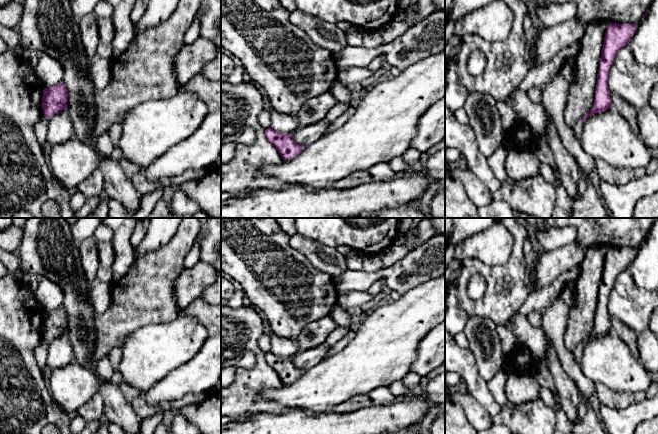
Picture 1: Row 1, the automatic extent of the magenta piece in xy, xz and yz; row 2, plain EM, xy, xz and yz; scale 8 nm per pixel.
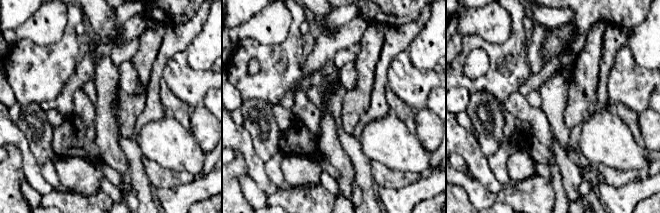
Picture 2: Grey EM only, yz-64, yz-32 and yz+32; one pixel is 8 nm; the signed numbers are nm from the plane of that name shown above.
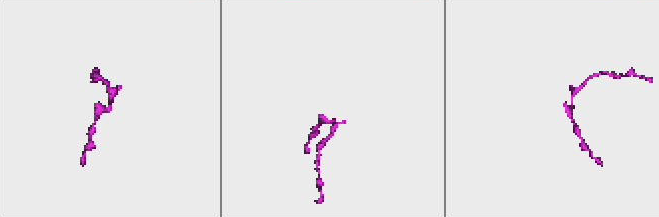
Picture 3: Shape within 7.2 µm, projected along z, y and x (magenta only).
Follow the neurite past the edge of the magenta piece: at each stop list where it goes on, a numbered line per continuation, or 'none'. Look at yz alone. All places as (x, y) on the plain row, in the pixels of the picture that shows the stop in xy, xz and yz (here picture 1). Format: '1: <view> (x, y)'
1: yz (577, 353)

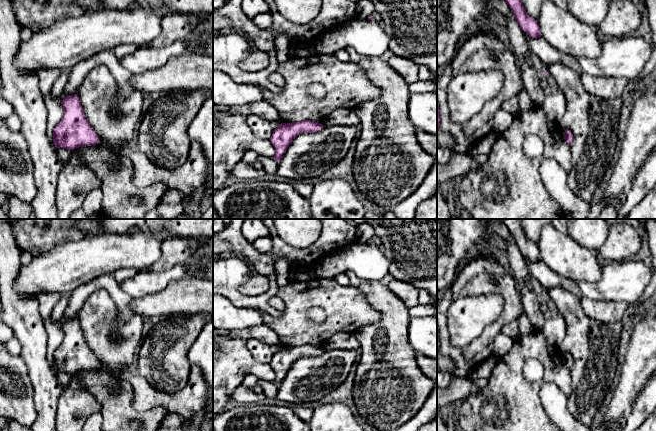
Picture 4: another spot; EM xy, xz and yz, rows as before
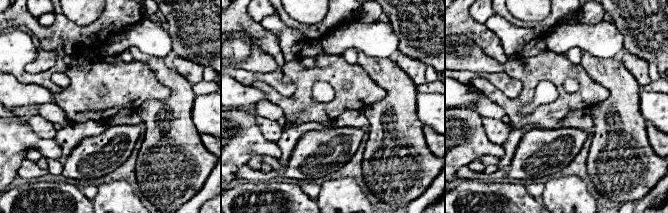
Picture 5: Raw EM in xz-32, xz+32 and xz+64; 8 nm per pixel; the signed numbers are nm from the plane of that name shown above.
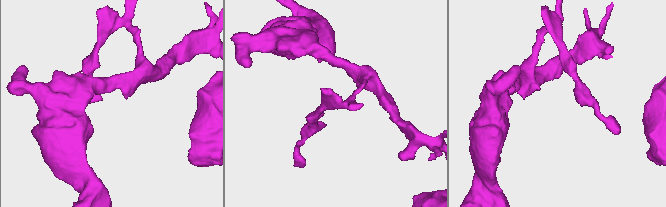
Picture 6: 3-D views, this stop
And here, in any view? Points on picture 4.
none

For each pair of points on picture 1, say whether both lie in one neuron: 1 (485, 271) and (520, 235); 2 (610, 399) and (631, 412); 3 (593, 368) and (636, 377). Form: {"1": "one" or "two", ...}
{"1": "one", "2": "two", "3": "one"}

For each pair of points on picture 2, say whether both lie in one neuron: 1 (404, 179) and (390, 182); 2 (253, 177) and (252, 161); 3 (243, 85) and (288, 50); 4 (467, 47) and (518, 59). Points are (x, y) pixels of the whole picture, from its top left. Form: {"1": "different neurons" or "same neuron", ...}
{"1": "same neuron", "2": "same neuron", "3": "same neuron", "4": "same neuron"}

